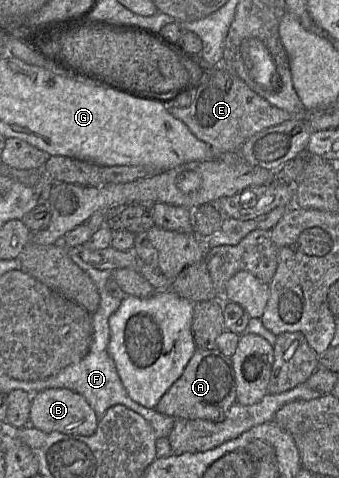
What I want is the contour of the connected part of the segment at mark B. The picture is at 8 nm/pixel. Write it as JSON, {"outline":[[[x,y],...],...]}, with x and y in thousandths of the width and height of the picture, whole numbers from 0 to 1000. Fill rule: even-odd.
{"outline":[[[145,812],[94,824],[86,889],[127,904],[265,912],[286,897],[277,858],[233,822]]]}

